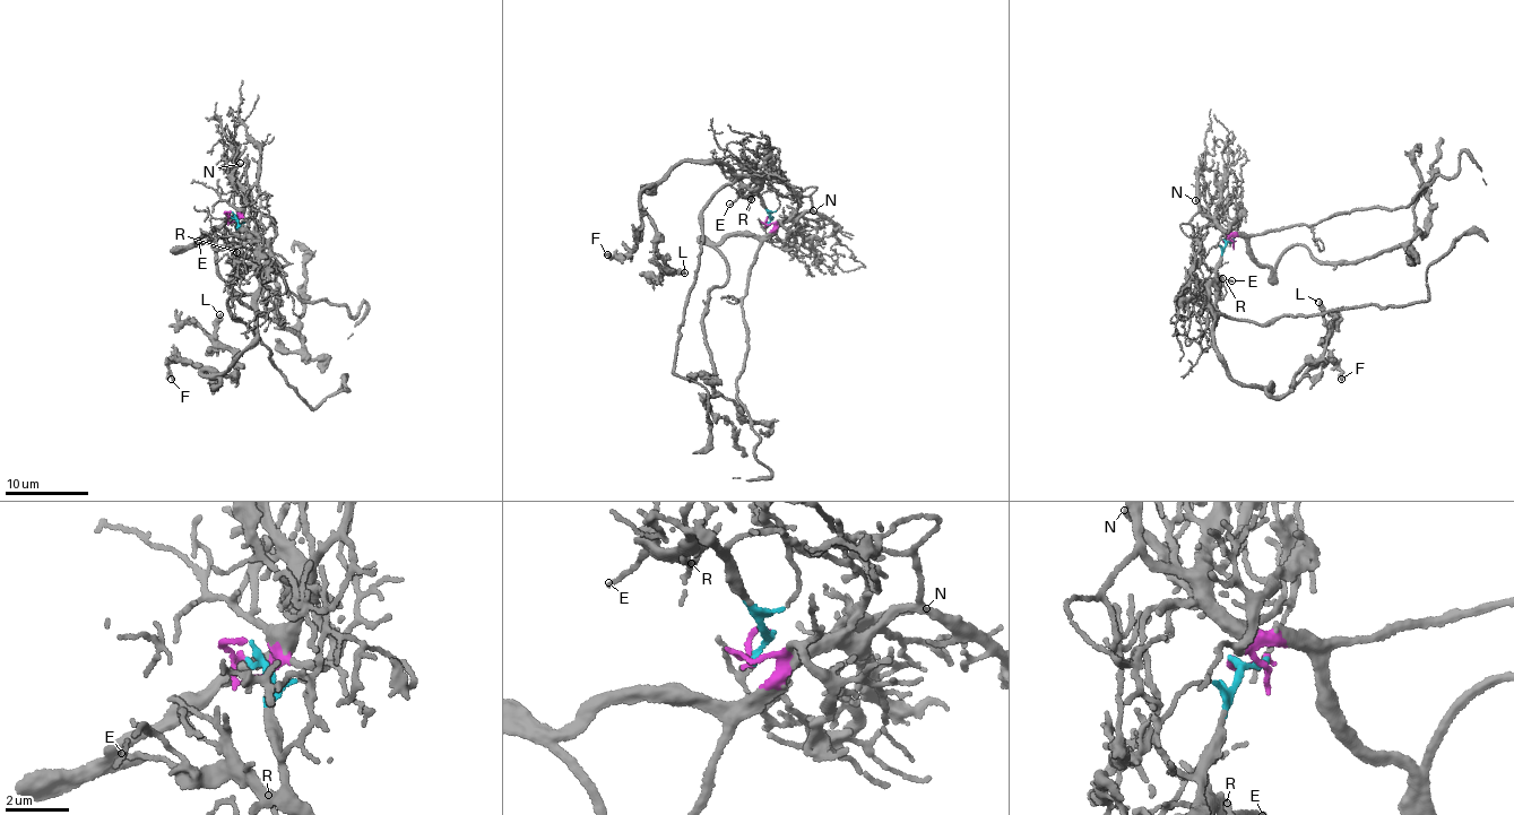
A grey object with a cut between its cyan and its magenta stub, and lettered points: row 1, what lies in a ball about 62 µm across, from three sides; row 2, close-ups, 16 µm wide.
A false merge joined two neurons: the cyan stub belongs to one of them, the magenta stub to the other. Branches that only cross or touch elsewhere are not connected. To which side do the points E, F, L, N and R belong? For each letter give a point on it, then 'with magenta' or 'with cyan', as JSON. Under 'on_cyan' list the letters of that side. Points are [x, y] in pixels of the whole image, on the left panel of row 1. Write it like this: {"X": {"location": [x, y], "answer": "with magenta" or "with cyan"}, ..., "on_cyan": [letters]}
{"E": {"location": [198, 241], "answer": "with cyan"}, "F": {"location": [171, 379], "answer": "with cyan"}, "L": {"location": [219, 314], "answer": "with cyan"}, "N": {"location": [240, 163], "answer": "with magenta"}, "R": {"location": [236, 252], "answer": "with cyan"}, "on_cyan": ["E", "F", "L", "R"]}

